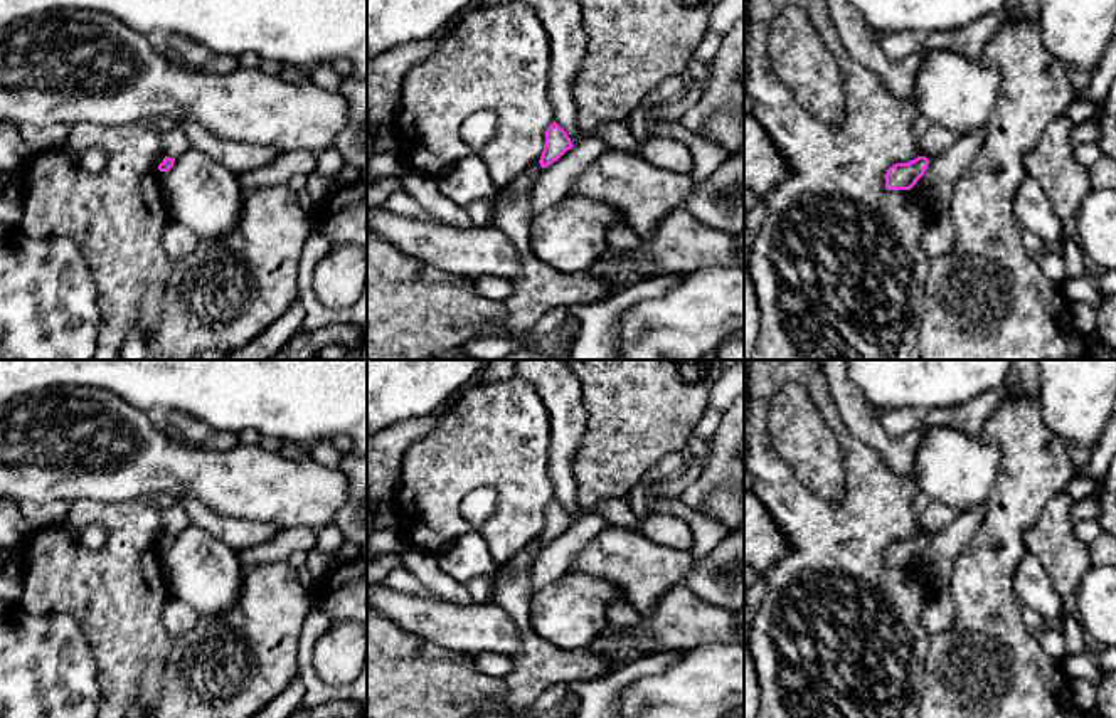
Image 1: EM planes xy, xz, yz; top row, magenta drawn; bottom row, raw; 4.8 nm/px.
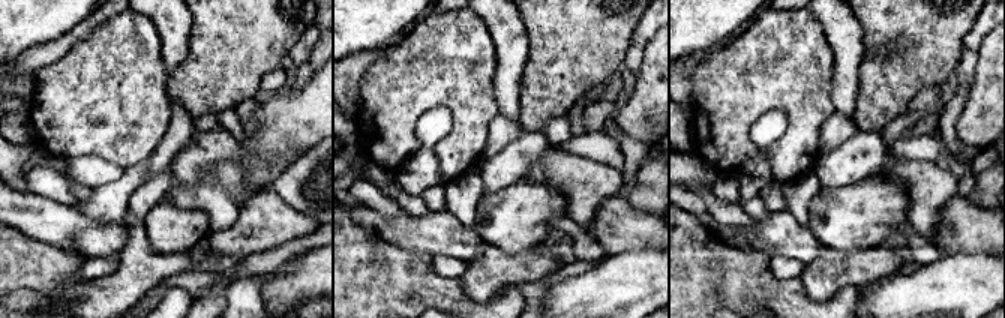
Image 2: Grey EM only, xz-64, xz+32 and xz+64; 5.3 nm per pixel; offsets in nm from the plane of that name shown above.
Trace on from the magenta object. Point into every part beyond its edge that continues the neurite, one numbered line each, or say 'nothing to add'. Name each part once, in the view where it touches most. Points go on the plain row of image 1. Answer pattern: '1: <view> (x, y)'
nothing to add

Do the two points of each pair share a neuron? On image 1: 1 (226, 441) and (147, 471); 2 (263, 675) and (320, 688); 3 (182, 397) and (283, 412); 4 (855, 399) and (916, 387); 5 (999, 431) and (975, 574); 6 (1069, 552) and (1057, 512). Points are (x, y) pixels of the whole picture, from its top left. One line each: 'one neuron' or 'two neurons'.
1: two neurons
2: two neurons
3: one neuron
4: two neurons
5: one neuron
6: one neuron

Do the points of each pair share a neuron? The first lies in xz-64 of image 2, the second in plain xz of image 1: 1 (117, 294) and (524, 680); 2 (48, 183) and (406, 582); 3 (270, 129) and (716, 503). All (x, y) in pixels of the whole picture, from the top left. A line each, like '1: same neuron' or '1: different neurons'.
1: same neuron
2: different neurons
3: same neuron

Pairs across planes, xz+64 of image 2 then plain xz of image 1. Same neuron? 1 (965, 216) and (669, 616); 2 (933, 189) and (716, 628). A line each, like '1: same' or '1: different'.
1: same
2: different

